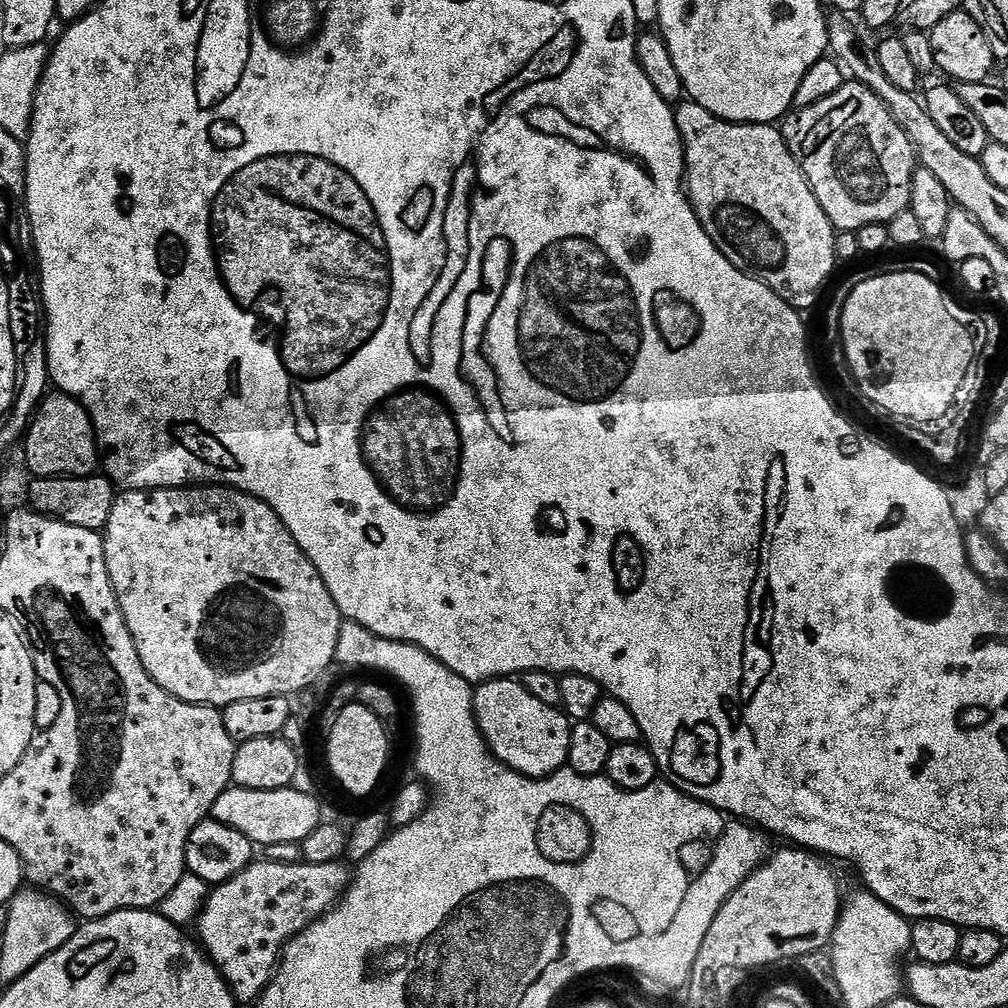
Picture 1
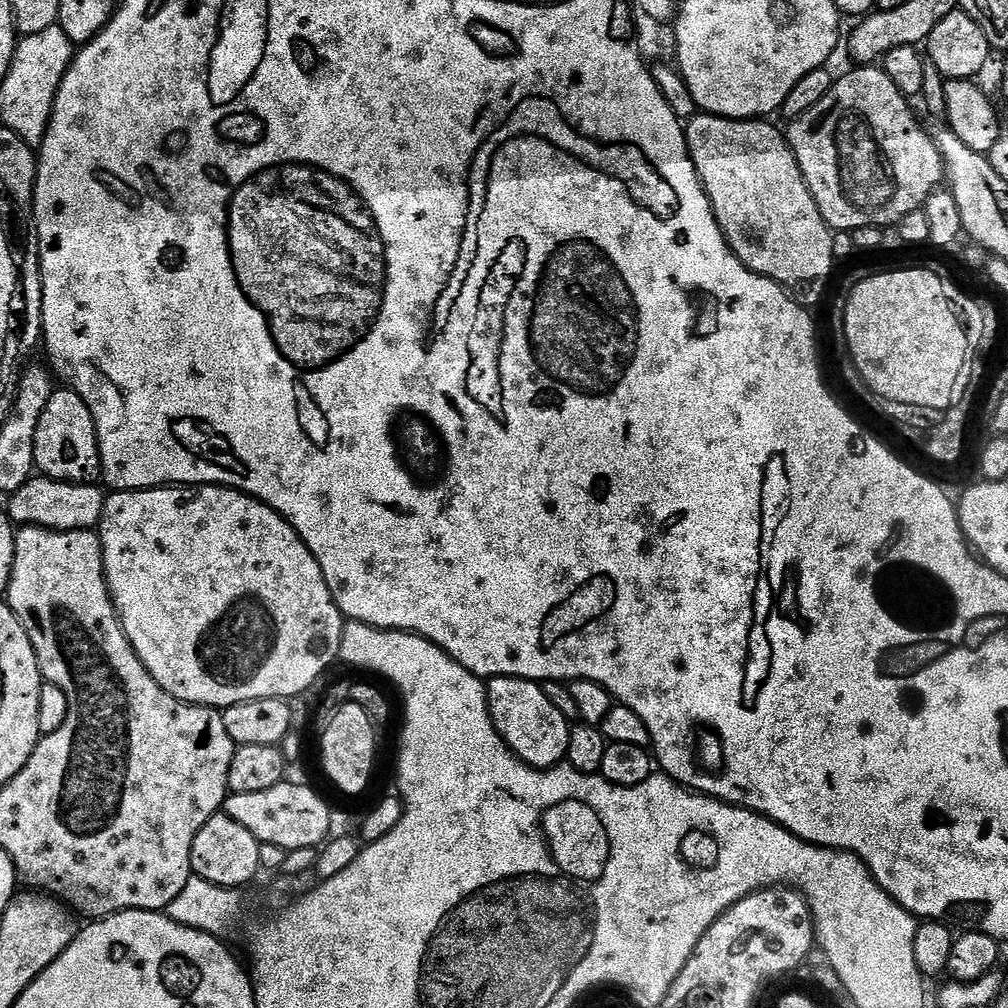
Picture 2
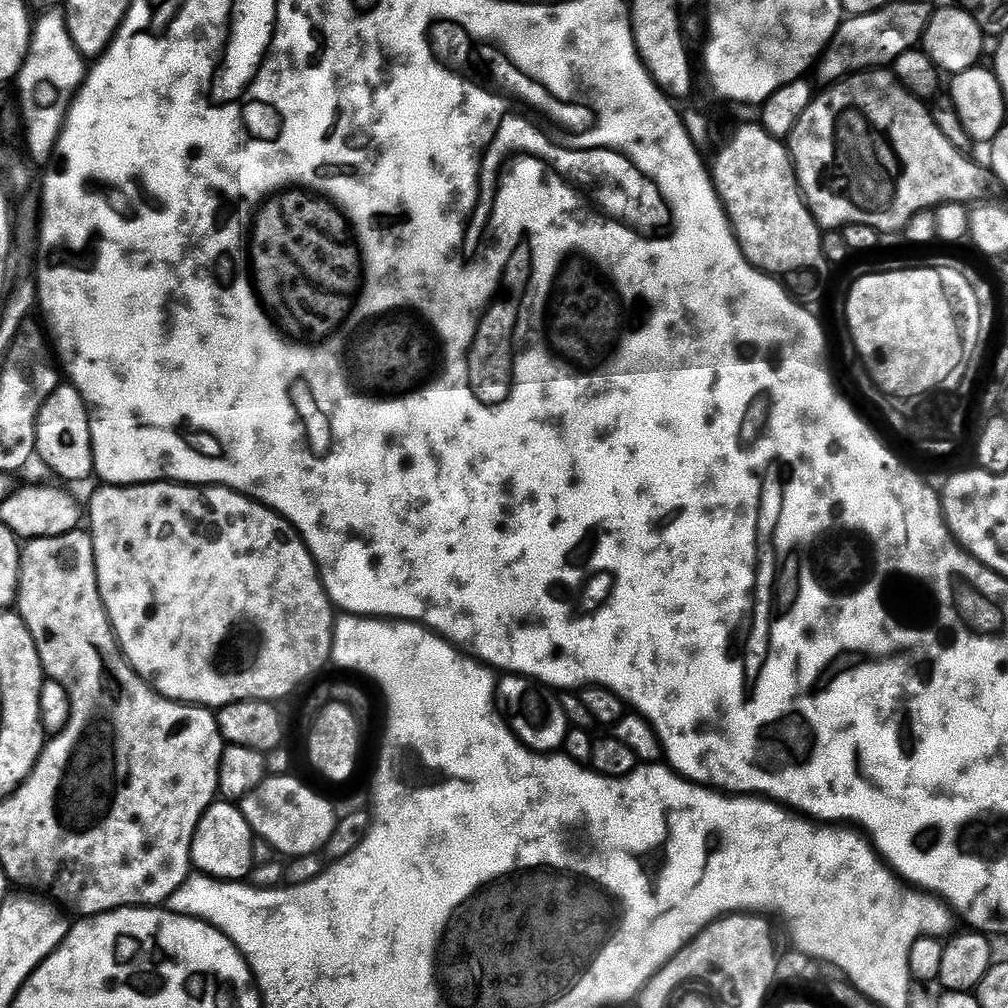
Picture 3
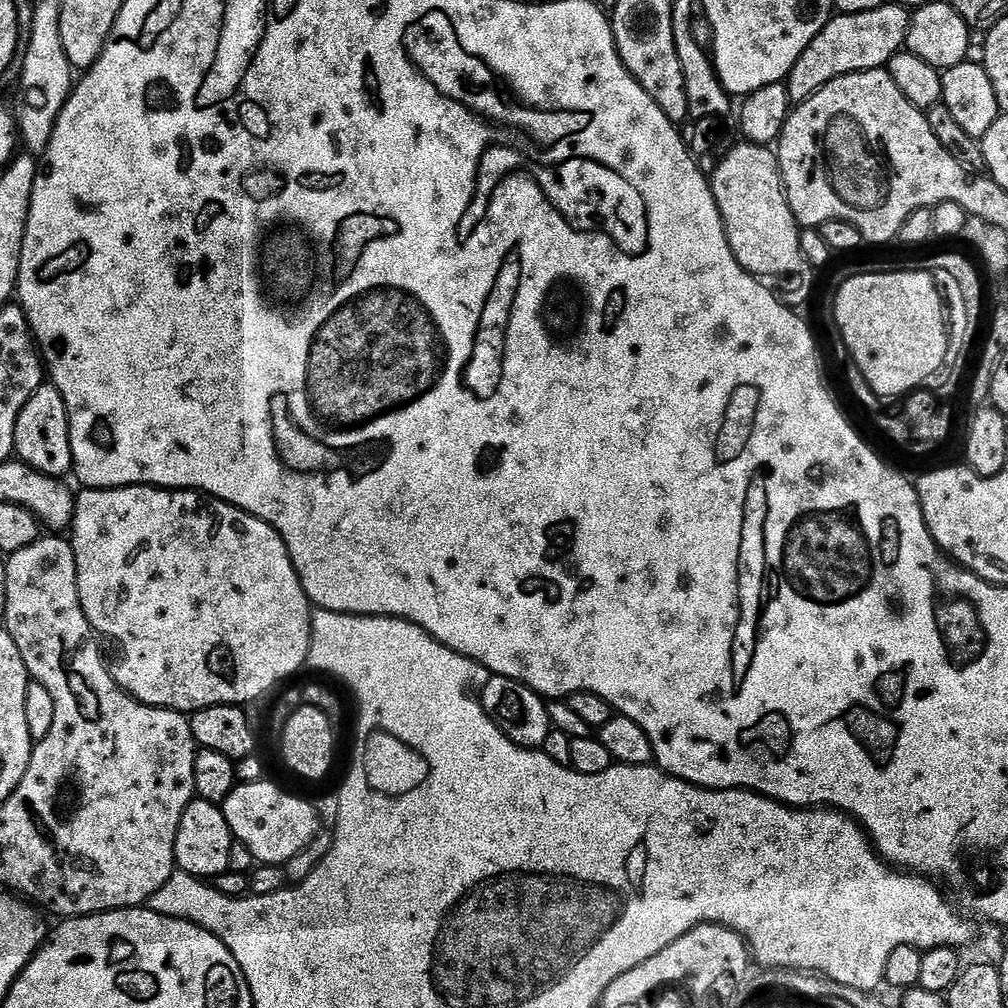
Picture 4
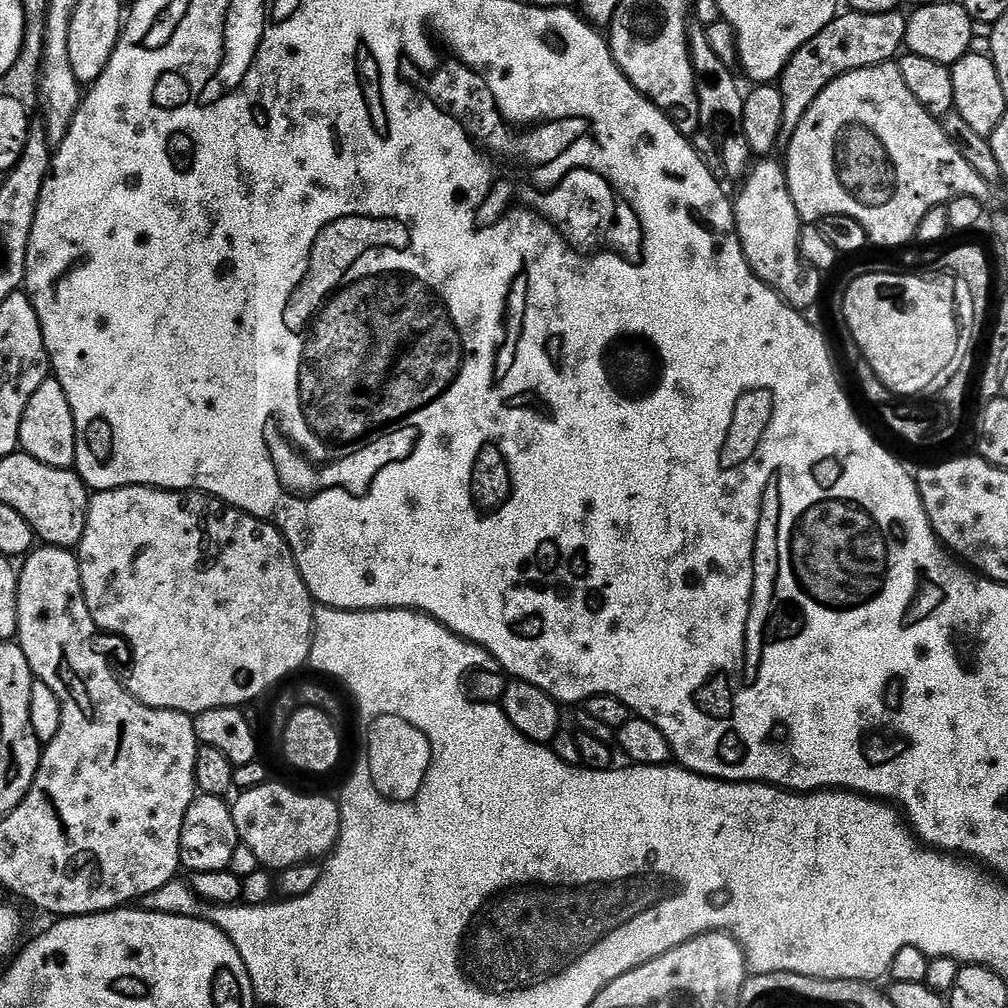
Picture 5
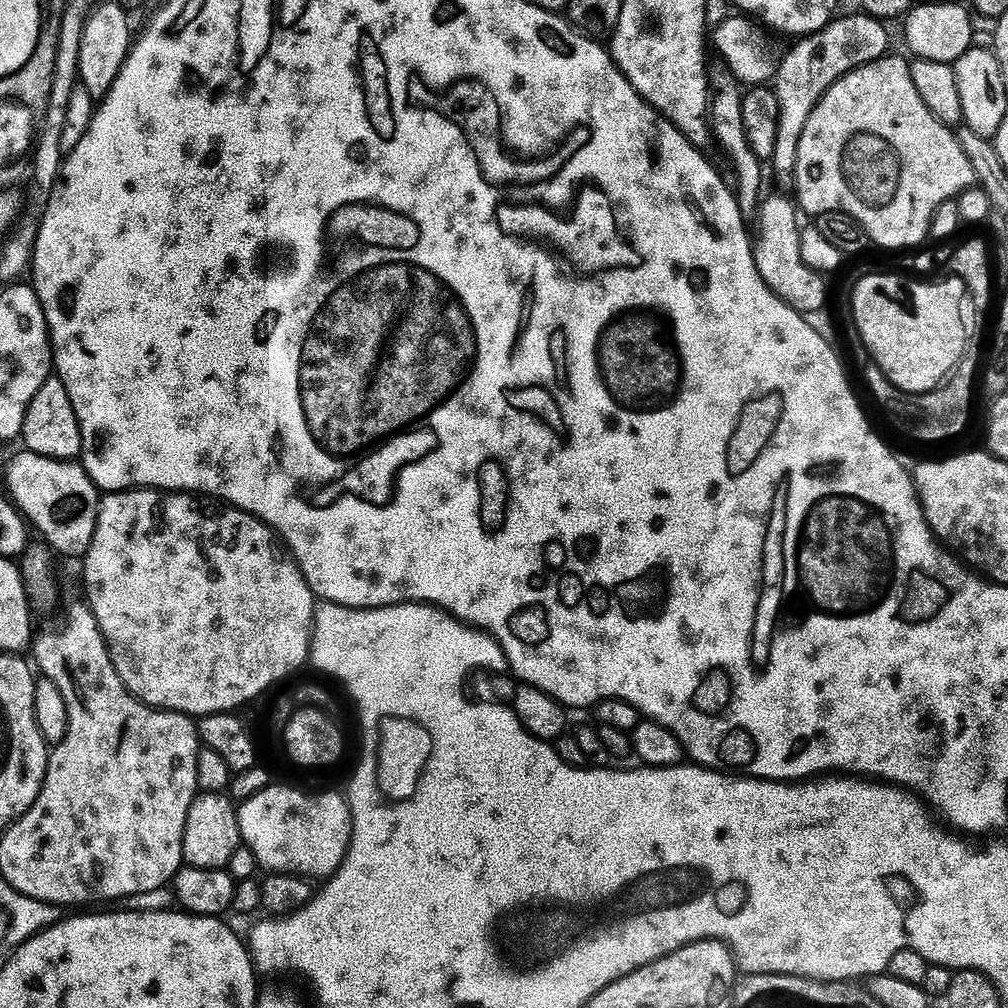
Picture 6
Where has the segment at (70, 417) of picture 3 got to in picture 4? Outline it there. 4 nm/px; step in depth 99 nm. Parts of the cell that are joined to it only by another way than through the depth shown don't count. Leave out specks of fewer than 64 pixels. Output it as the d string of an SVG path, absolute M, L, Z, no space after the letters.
M45 382L22 410L16 427L15 455L46 476L64 478L73 471L73 437L67 402L55 384Z

